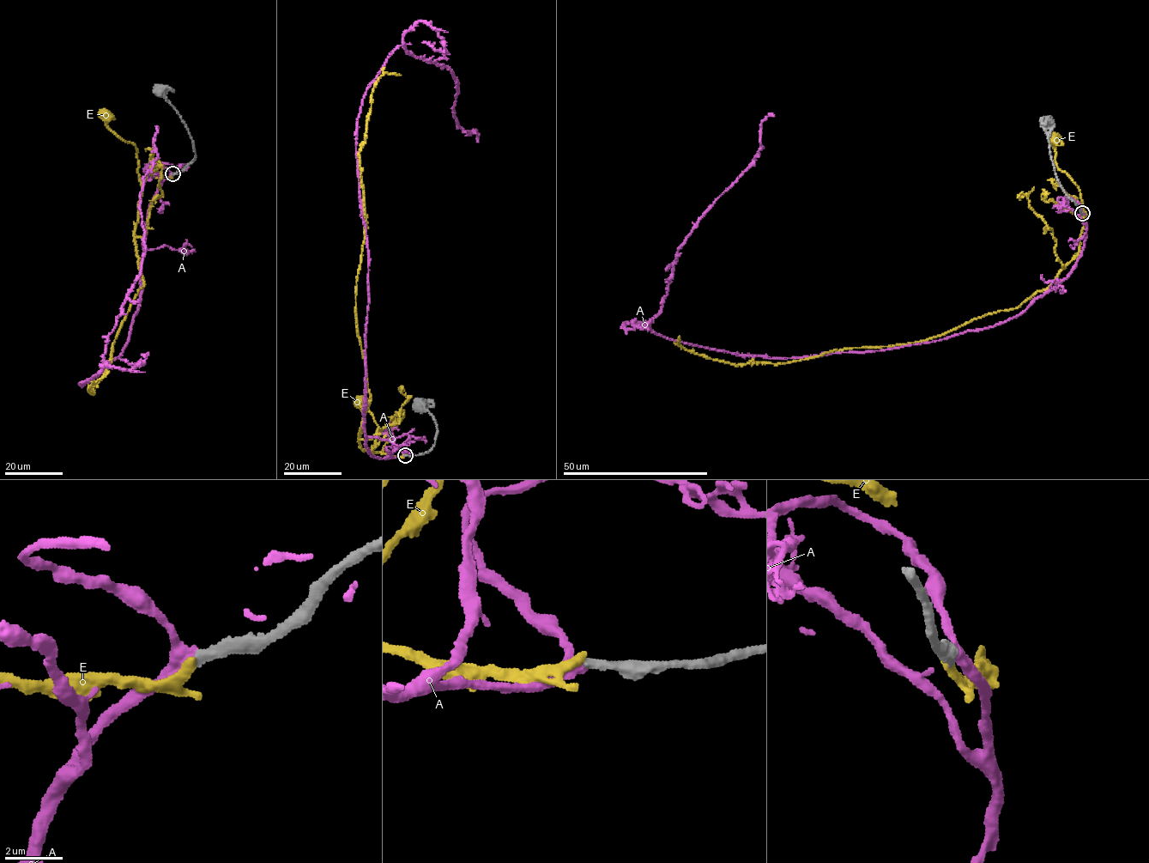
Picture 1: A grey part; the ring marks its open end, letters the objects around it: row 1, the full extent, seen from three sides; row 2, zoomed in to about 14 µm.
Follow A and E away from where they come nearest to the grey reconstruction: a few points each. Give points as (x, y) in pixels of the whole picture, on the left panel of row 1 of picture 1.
A: (172, 173), (148, 210), (129, 338), (80, 385), (103, 367), (107, 338), (140, 273), (139, 208), (159, 129)
E: (172, 174), (140, 180), (136, 146), (111, 130), (106, 124), (105, 113)

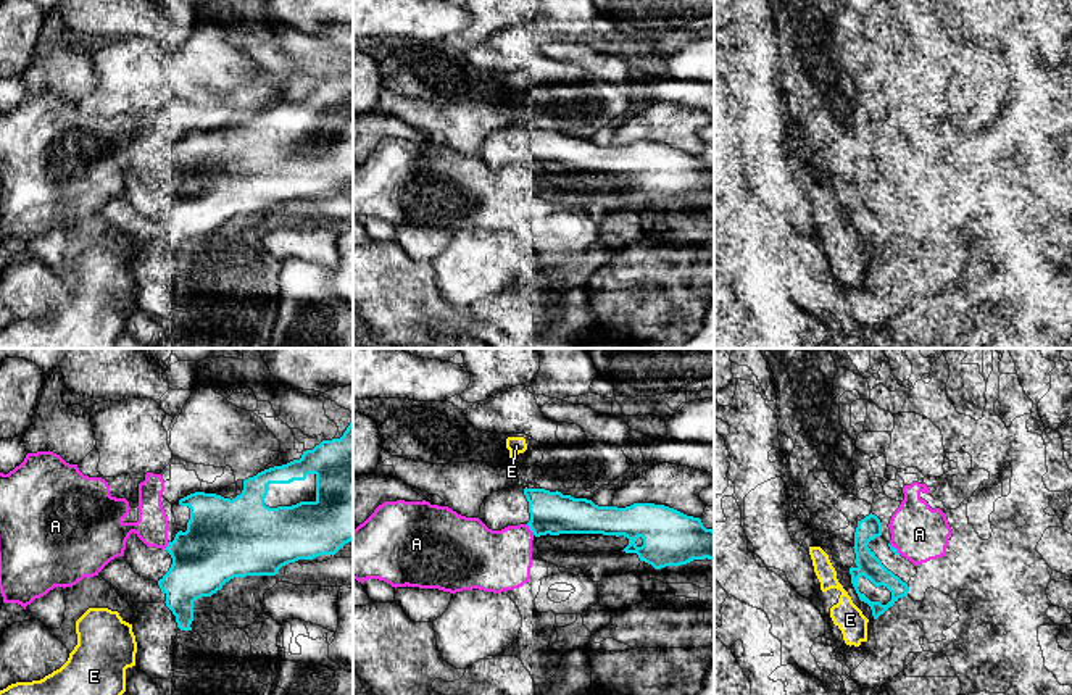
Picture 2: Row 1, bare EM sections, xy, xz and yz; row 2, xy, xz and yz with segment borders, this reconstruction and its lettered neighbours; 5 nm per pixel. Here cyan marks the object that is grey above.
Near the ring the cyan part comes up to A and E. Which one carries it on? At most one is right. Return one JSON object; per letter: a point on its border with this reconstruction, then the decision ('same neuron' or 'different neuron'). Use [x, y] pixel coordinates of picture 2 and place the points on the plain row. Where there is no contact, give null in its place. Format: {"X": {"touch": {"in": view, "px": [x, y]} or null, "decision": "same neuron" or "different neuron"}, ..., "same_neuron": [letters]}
{"A": {"touch": {"in": "xz", "px": [529, 166]}, "decision": "same neuron"}, "E": {"touch": null, "decision": "different neuron"}, "same_neuron": ["A"]}

